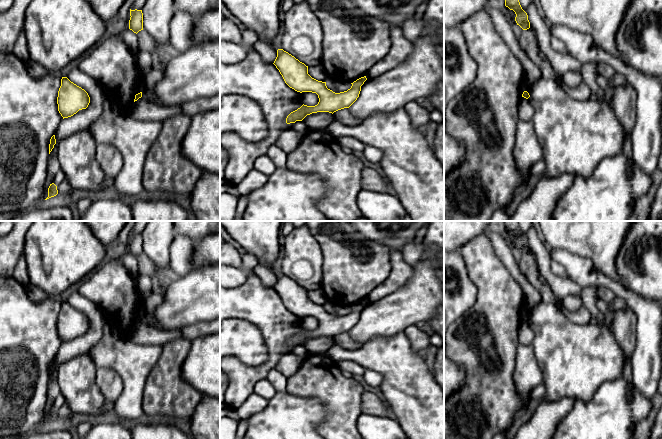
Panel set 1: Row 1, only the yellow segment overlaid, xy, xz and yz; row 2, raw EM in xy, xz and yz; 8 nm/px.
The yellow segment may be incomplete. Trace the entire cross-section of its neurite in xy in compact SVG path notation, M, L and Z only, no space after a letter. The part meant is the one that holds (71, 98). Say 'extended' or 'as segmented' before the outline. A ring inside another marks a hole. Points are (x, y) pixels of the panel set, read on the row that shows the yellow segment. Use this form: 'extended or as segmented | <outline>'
as segmented | M62 77L57 104L63 119L73 116L79 110L86 109L89 103L90 97L84 89L71 82L67 77Z

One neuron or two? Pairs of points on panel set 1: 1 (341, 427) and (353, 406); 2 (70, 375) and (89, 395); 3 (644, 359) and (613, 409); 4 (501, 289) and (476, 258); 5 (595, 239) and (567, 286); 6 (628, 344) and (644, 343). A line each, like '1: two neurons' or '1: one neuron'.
1: one neuron
2: one neuron
3: two neurons
4: one neuron
5: two neurons
6: two neurons

